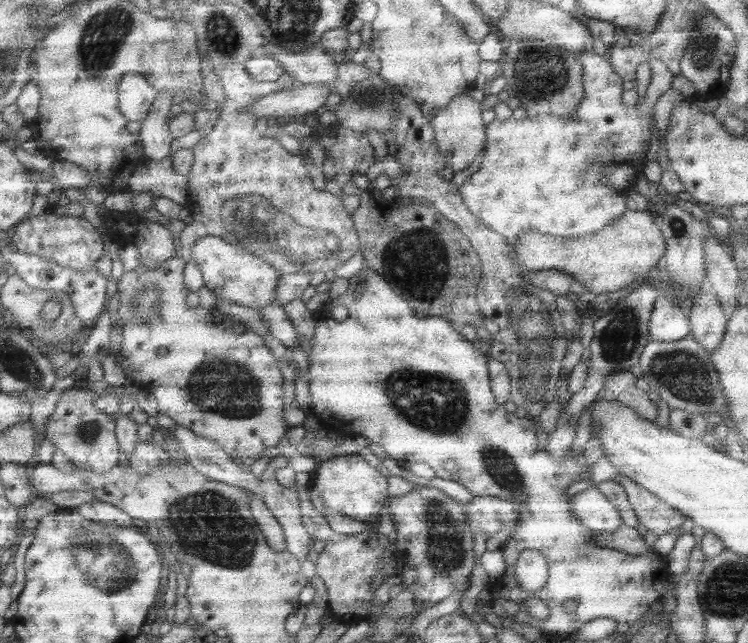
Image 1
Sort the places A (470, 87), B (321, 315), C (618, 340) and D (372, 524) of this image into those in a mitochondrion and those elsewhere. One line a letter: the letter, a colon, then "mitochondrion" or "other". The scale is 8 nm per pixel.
A: other
B: other
C: mitochondrion
D: other

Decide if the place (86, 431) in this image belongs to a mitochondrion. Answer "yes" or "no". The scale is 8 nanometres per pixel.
yes

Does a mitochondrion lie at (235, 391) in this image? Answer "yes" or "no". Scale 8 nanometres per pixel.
yes

